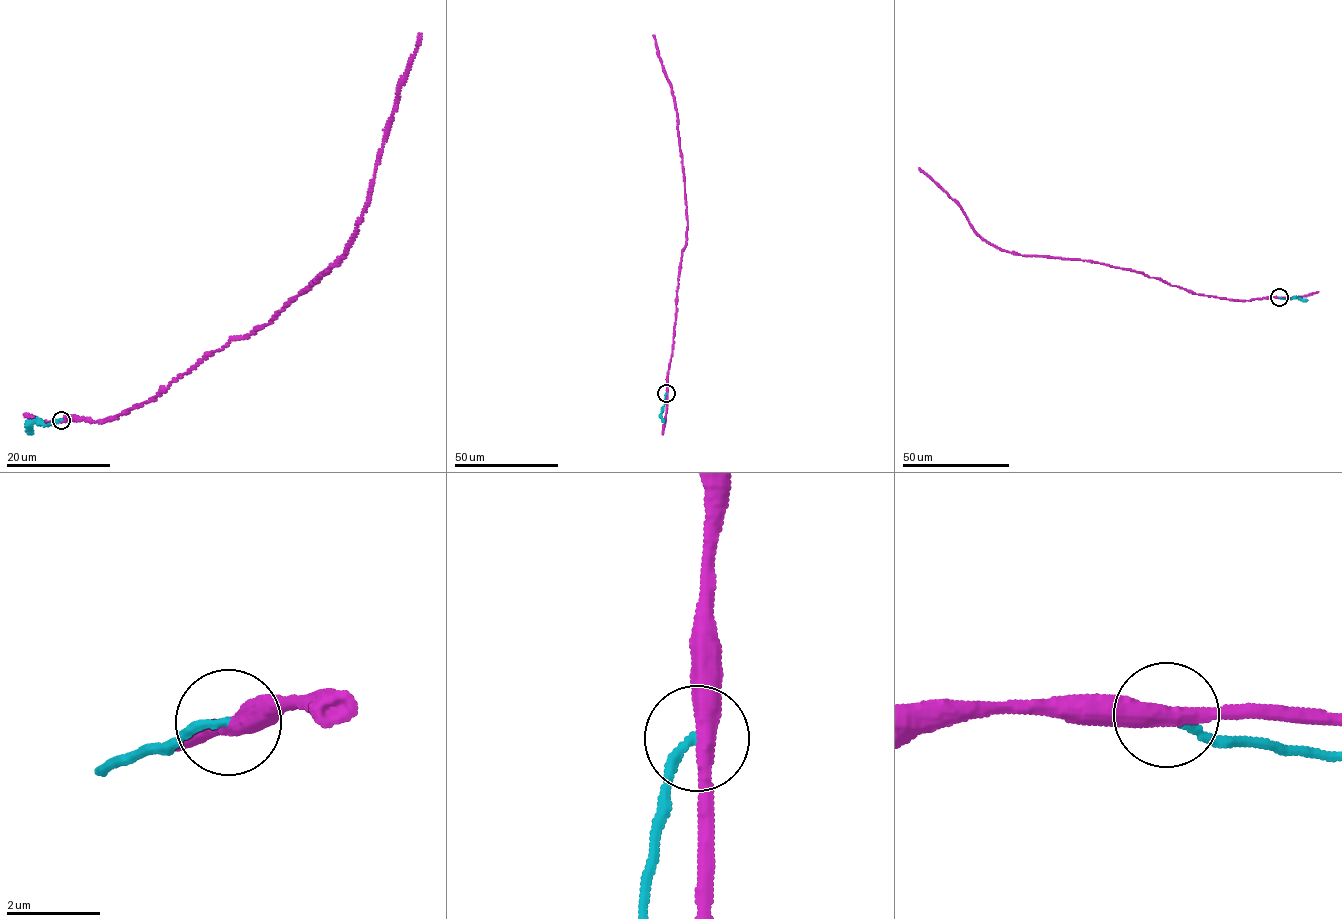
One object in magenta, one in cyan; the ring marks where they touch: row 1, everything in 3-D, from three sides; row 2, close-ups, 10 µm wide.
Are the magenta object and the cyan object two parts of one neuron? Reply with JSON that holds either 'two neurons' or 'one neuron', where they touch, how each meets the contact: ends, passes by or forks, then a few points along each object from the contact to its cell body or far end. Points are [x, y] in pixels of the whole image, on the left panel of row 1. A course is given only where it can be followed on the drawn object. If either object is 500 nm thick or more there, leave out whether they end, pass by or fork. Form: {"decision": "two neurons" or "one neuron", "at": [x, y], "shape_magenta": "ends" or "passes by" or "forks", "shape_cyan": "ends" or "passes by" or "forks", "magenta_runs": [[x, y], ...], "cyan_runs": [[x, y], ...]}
{"decision": "two neurons", "at": [61, 420], "shape_magenta": "passes by", "shape_cyan": "ends", "magenta_runs": [[61, 420], [72, 416], [99, 421], [153, 399], [232, 339], [272, 322], [347, 252], [419, 34]], "cyan_runs": [[61, 420], [45, 426], [35, 419], [30, 423], [29, 432]]}

